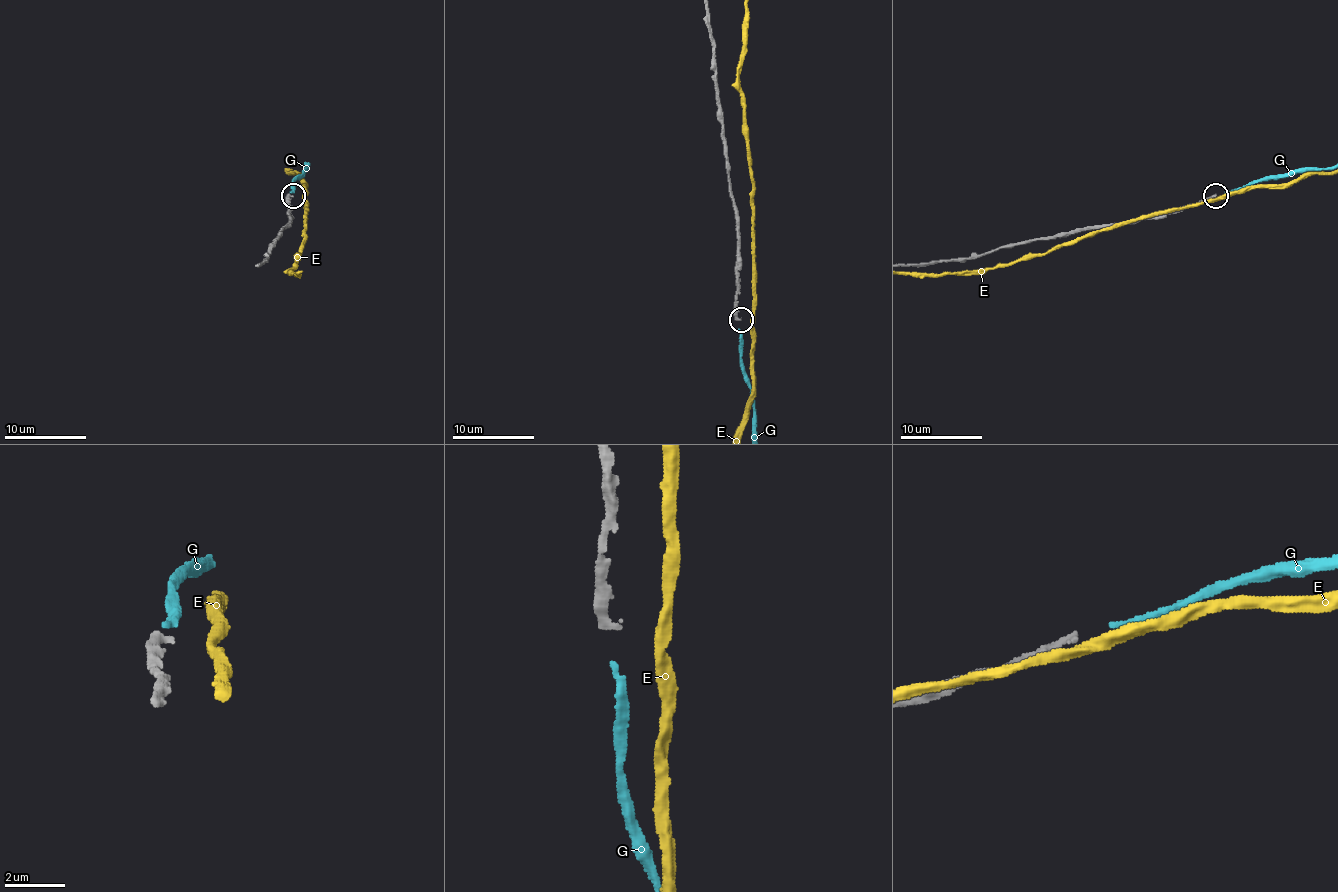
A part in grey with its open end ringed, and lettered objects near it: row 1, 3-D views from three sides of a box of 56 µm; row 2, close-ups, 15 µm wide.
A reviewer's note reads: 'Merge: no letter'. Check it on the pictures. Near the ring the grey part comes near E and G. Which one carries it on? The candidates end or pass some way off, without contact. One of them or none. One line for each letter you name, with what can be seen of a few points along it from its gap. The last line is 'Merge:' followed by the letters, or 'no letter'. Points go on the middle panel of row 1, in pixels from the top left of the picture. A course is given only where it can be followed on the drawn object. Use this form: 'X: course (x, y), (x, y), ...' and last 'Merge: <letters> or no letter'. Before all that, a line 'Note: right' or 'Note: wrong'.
Note: right
Merge: no letter

